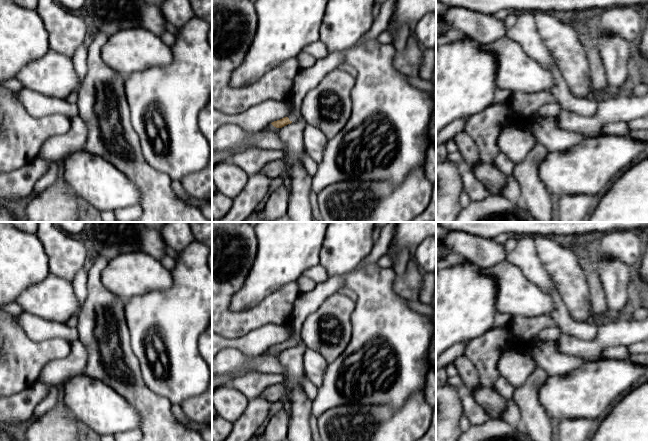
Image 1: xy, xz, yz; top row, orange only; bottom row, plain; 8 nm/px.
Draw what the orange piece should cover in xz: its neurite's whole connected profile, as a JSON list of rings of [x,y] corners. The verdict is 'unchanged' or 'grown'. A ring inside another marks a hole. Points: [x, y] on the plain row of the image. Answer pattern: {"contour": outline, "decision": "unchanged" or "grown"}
{"contour": [[[353,271],[342,275],[329,276],[327,281],[317,283],[312,291],[300,293],[294,304],[289,322],[293,327],[294,335],[288,341],[271,348],[276,352],[282,352],[297,344],[301,338],[301,329],[306,318],[314,313],[329,295],[344,287],[346,277]]], "decision": "grown"}

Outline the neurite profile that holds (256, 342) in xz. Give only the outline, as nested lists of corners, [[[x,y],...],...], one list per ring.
[[[290,323],[284,325],[265,325],[242,338],[228,339],[212,332],[212,358],[225,348],[236,348],[250,355],[259,356],[268,348],[288,341],[294,335]]]

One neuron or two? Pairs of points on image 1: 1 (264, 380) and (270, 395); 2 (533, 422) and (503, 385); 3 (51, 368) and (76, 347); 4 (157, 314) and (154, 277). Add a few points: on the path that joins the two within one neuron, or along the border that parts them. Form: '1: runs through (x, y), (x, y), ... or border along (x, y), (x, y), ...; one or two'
1: border along (284, 380), (269, 385), (259, 396); two
2: border along (515, 388), (511, 398); two
3: runs through (59, 368), (74, 355); one
4: border along (172, 275), (168, 288), (132, 297); two

